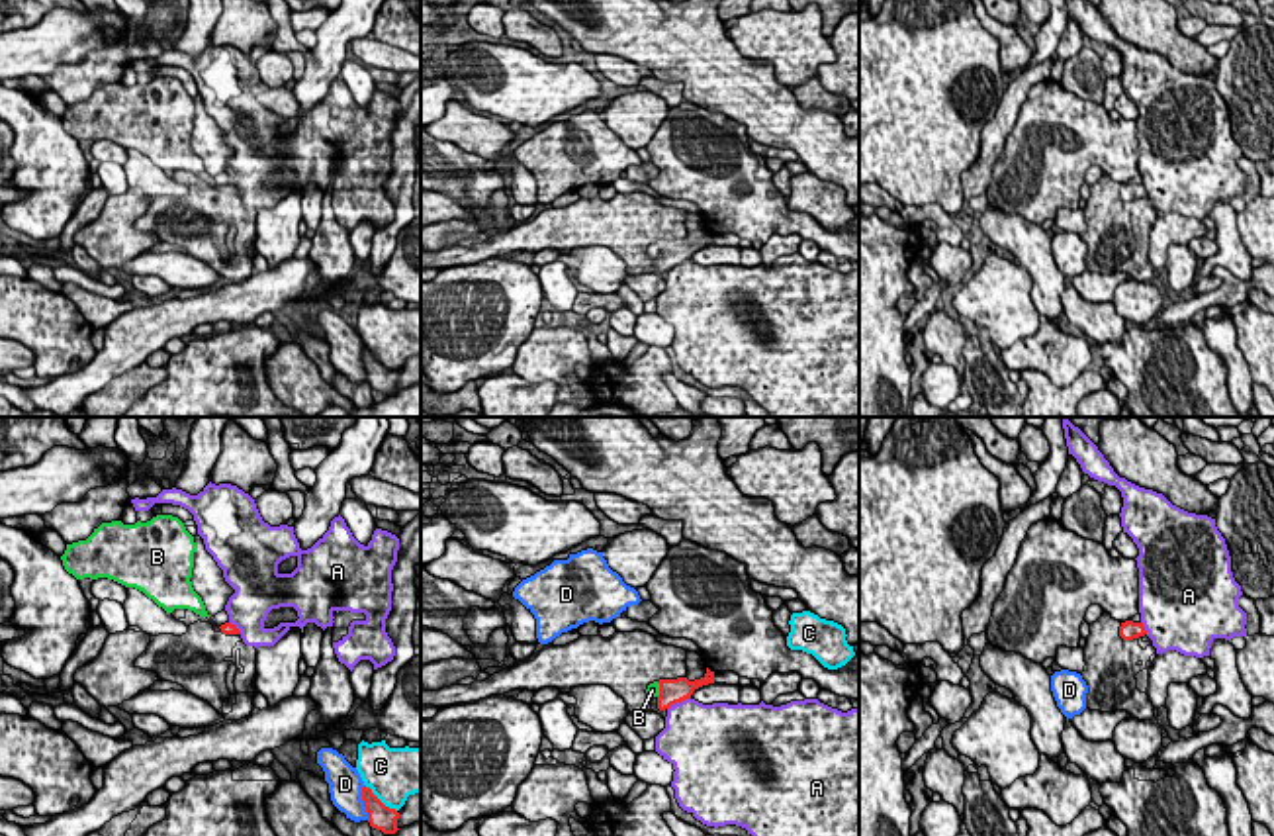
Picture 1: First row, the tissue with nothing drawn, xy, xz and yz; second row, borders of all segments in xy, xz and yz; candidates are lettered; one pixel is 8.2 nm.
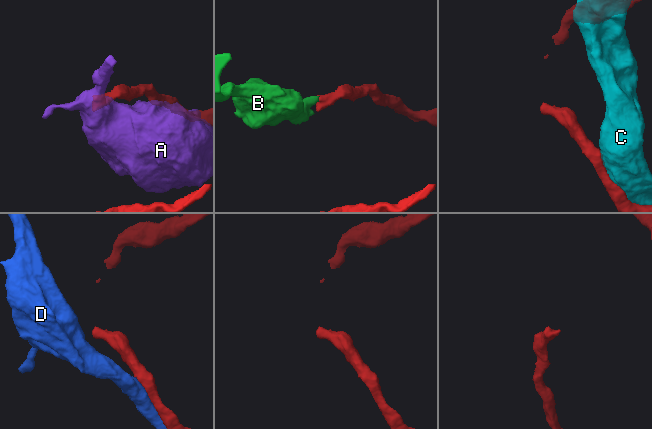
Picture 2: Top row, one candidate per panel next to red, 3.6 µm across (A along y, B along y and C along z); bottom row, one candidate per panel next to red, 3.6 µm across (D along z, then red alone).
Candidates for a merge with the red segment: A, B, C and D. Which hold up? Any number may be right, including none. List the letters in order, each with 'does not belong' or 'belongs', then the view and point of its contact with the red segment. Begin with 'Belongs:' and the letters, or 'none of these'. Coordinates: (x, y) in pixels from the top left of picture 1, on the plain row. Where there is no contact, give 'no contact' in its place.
Belongs: B
A: does not belong | xz (678, 263)
B: belongs | xz (660, 251)
C: does not belong | xy (378, 361)
D: does not belong | xy (364, 365)

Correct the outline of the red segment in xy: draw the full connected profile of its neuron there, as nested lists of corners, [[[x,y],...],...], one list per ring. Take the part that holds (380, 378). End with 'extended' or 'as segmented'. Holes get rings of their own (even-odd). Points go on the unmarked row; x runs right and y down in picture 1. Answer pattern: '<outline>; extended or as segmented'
[[[362,348],[362,362],[368,374],[368,384],[372,390],[382,392],[384,395],[395,395],[399,374],[386,368],[370,348]]]; as segmented

